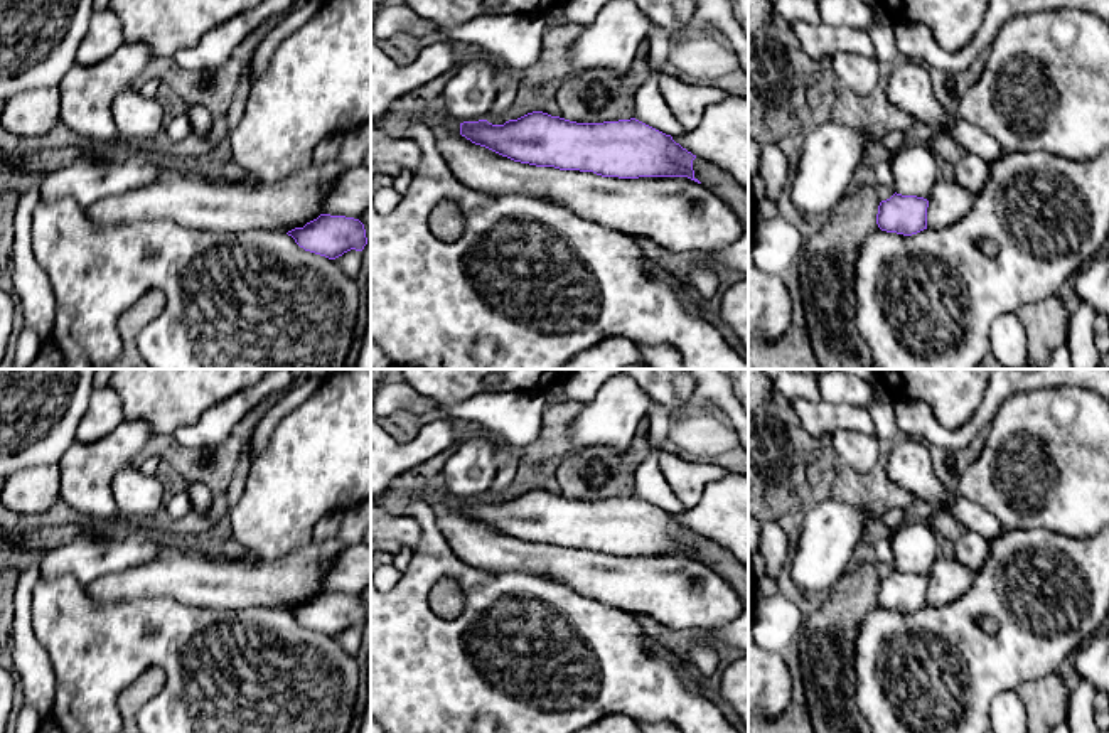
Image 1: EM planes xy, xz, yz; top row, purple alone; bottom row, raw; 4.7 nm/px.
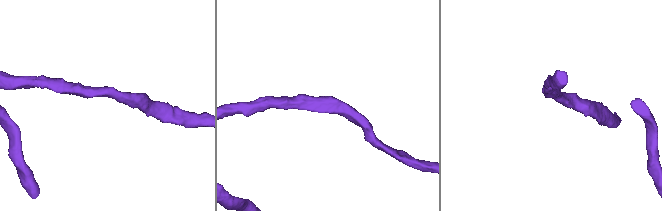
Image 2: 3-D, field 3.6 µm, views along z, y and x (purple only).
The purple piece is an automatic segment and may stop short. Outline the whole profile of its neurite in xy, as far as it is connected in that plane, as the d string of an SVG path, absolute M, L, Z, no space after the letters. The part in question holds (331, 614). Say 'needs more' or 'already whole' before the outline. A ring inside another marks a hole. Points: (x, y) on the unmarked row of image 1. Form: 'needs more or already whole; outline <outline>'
already whole; outline M320 591L303 605L287 610L305 629L335 637L344 630L362 629L367 622L364 602L346 593Z

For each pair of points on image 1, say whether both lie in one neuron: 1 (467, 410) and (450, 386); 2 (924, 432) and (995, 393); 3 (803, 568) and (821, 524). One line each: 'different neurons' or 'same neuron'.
1: different neurons
2: same neuron
3: same neuron

